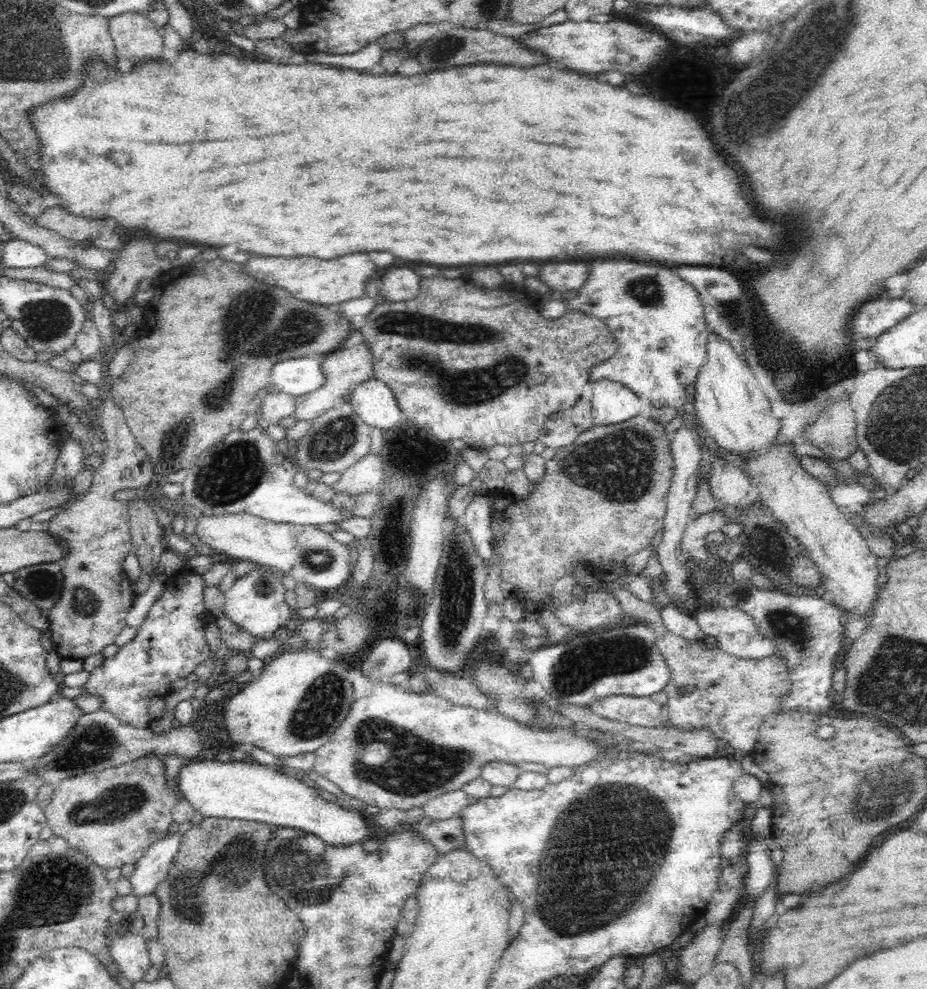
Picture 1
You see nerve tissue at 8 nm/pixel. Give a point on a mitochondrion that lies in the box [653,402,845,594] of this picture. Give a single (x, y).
(765, 543)

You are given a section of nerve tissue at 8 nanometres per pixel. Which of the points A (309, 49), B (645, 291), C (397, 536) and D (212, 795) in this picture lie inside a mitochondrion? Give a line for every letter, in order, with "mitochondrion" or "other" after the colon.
A: other
B: mitochondrion
C: other
D: other

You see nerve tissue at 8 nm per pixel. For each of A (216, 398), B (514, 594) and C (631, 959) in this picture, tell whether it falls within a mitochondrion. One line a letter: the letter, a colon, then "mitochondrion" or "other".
A: mitochondrion
B: other
C: other

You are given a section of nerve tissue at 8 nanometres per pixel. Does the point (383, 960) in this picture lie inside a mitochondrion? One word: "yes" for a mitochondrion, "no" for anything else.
no

